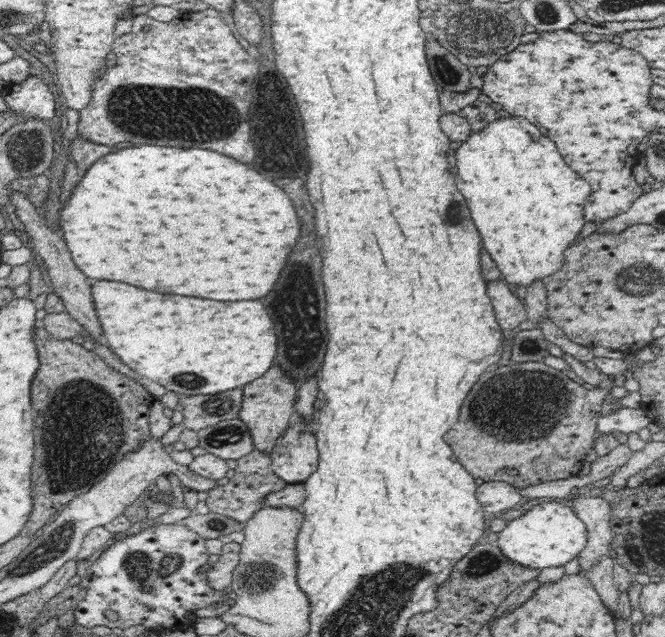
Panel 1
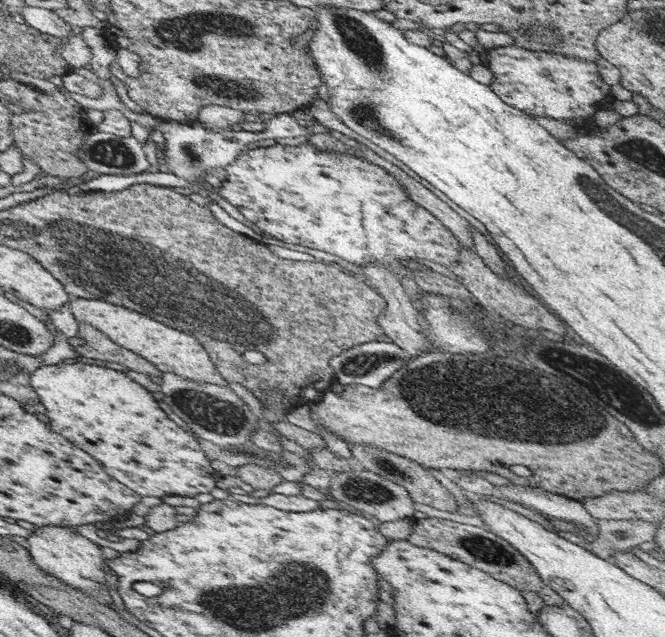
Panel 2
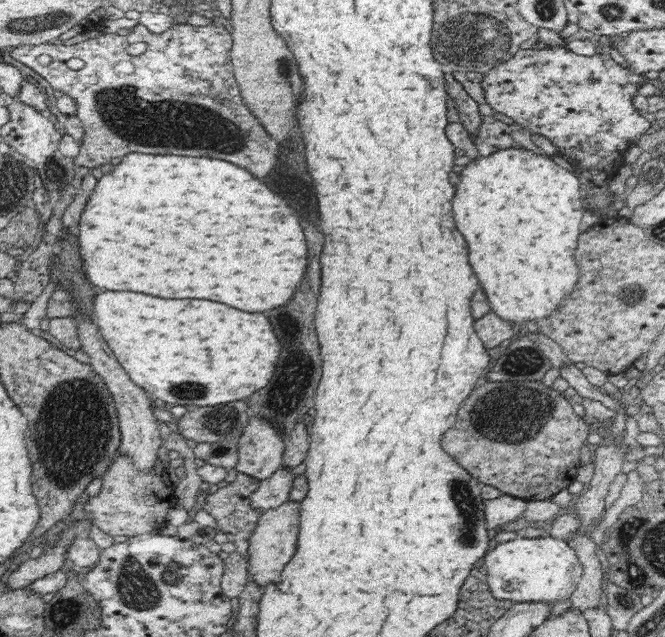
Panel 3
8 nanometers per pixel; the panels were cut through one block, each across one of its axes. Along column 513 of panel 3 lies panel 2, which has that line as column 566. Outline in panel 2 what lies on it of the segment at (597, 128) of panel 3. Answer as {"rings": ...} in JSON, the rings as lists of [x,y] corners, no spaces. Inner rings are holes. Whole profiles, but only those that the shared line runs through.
{"rings":[[[512,44],[508,47],[490,48],[484,66],[493,74],[489,87],[510,106],[525,112],[531,117],[544,116],[566,120],[572,118],[592,118],[596,106],[604,103],[610,96],[611,85],[601,79],[594,62],[586,62],[574,56],[526,50]]]}

